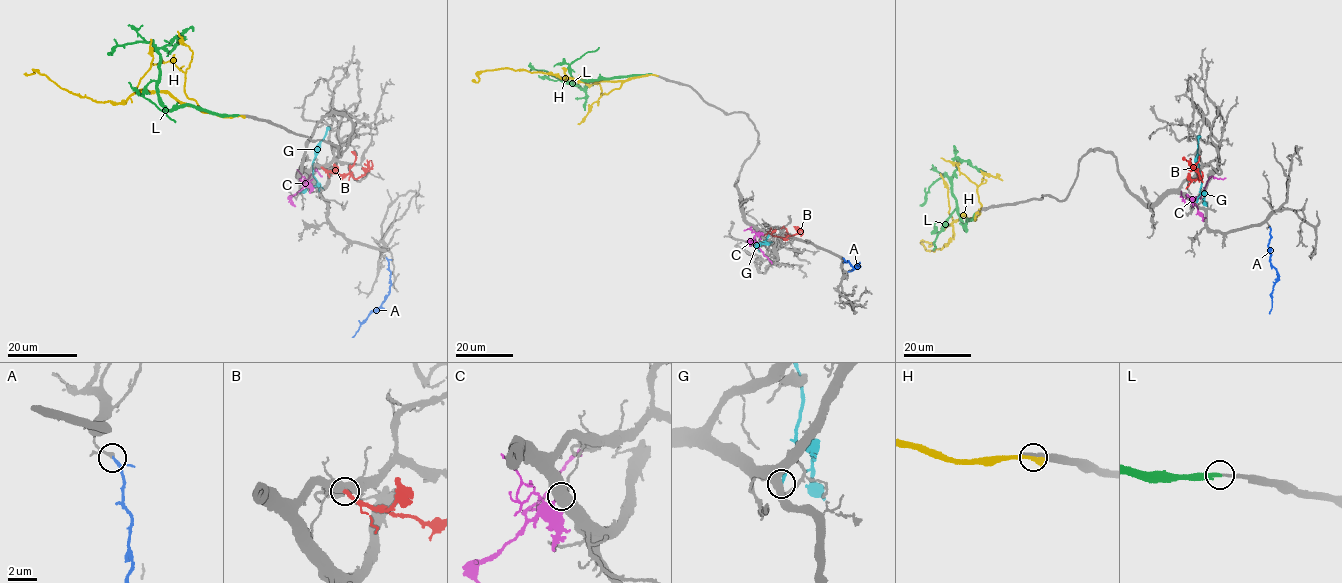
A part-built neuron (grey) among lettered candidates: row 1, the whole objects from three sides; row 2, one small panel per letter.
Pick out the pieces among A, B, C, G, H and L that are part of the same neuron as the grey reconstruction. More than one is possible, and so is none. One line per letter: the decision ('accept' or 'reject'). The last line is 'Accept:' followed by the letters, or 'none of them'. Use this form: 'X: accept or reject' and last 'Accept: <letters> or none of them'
A: reject
B: accept
C: reject
G: reject
H: reject
L: accept
Accept: B, L

